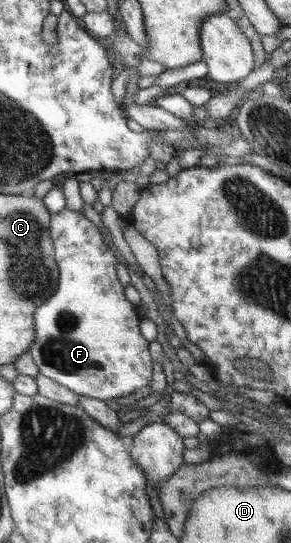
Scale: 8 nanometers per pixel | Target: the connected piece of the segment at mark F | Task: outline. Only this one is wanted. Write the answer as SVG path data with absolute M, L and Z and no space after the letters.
M67 207L51 215L49 232L55 248L58 286L53 296L41 304L33 316L36 338L28 353L33 357L39 372L80 396L108 403L145 388L151 383L153 374L150 343L140 332L141 317L136 306L127 300L123 284L117 278L118 262L113 250L105 244L95 223L83 213Z

